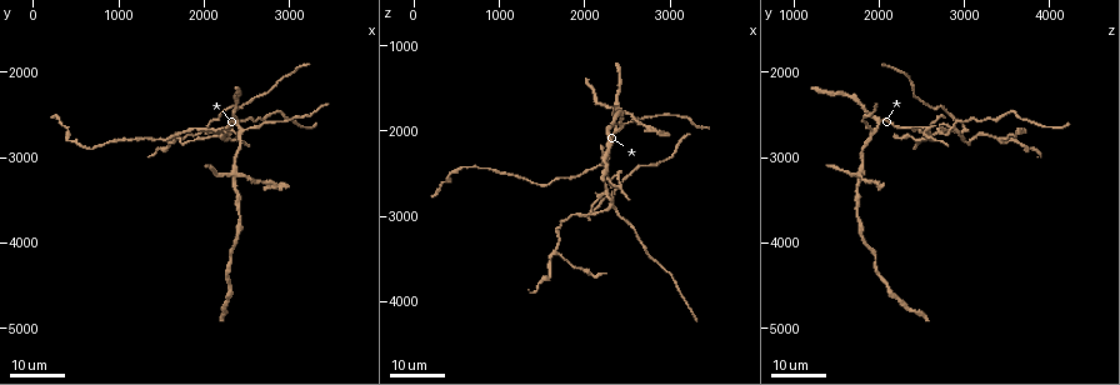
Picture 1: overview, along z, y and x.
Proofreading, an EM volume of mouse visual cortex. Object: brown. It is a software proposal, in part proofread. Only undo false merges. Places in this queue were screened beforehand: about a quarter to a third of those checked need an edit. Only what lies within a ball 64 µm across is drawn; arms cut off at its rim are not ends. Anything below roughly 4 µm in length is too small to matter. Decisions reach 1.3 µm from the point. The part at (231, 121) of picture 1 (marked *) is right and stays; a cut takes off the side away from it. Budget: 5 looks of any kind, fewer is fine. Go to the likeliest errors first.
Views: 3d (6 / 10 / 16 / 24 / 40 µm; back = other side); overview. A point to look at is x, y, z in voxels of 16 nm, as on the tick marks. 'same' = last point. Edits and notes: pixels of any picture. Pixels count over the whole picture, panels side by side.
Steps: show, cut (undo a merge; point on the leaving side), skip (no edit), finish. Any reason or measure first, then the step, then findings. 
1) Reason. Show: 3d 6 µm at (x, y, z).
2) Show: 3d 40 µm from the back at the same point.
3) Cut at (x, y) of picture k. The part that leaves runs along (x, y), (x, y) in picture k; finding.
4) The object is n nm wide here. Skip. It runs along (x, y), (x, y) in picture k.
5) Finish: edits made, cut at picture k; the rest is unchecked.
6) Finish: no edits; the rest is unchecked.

Arms part here. Show: 3d 16 µm at (1700, 2800, 3450).

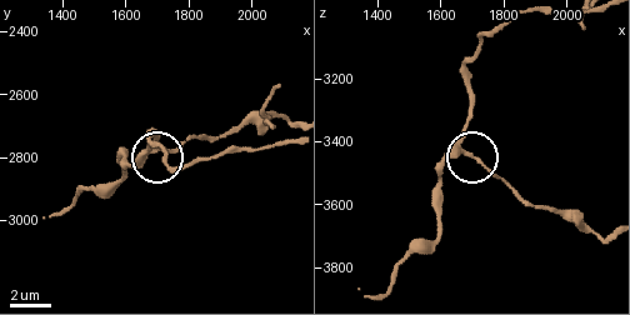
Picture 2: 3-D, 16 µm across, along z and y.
Show: 3d 6 µm at (1670, 2780, 3440).

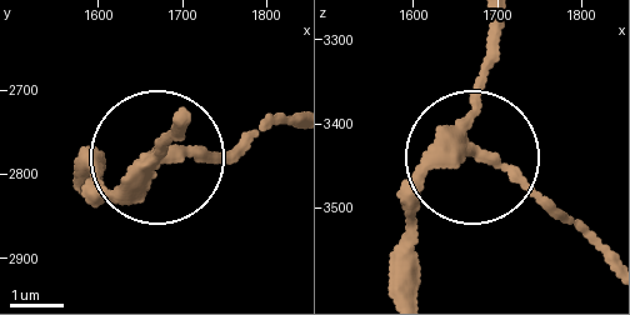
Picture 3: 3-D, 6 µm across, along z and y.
The object is 250 nm wide here. Cut at (216, 160) of picture 3. The part that leaves runs along (143, 164), (205, 164), (286, 124) in picture 3; two neurons meet here.

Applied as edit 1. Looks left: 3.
See it whole again. Show: overview.

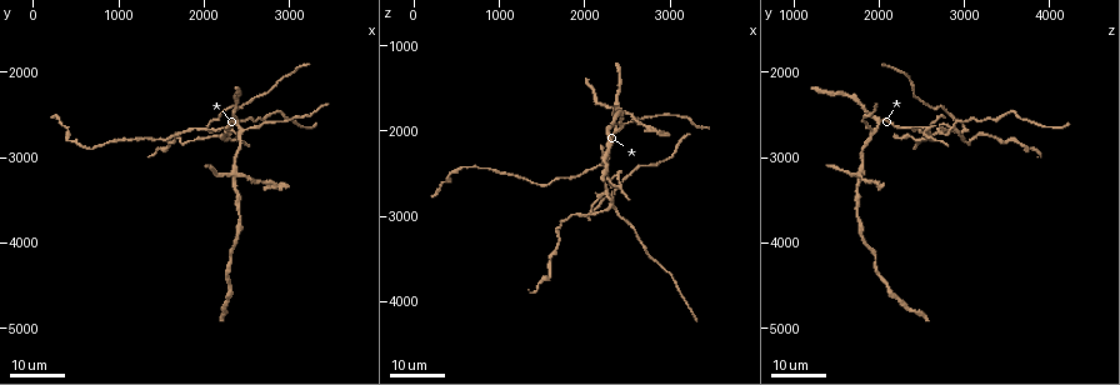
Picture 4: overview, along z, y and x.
Thin arm on a thick one. Show: 3d 16 µm at (2450, 2700, 1900).

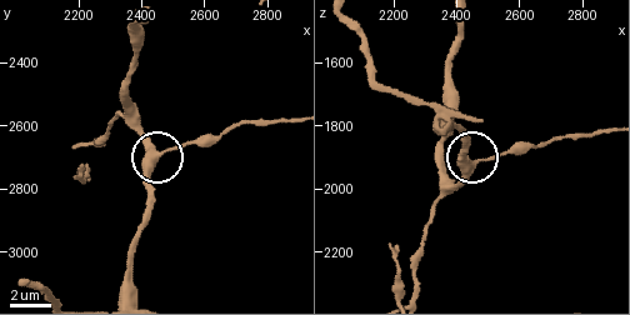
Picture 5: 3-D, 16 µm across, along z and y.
Show: 3d 10 µm at (2450, 2710, 1920).

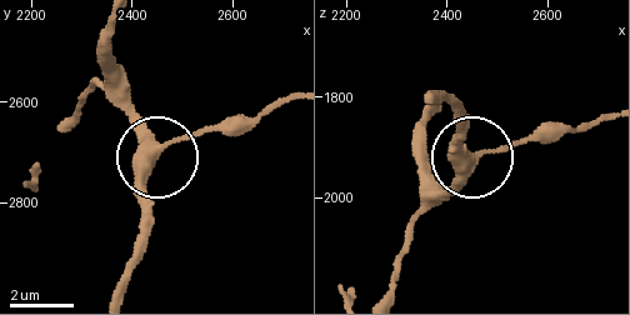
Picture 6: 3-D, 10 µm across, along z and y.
The object is 390 nm wide here. Skip. Continuous, no second neuron.

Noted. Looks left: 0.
Finish: edits made, cut at picture 3; the rest is unchecked.

